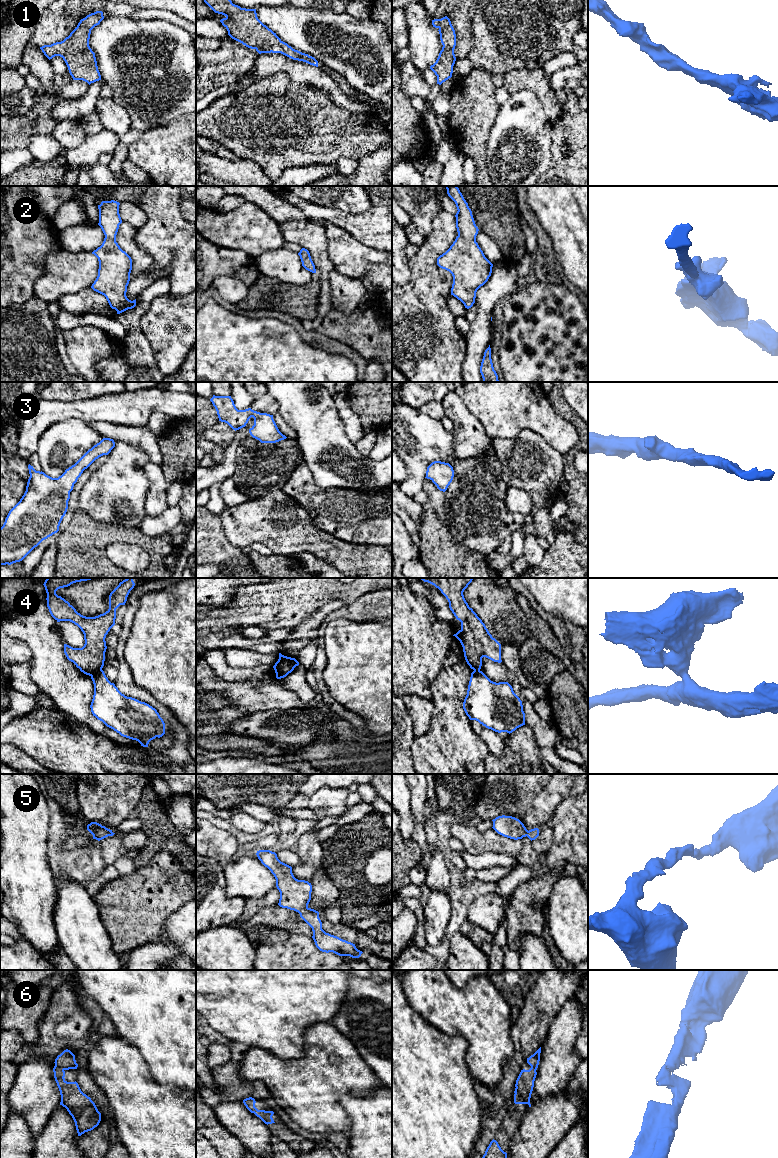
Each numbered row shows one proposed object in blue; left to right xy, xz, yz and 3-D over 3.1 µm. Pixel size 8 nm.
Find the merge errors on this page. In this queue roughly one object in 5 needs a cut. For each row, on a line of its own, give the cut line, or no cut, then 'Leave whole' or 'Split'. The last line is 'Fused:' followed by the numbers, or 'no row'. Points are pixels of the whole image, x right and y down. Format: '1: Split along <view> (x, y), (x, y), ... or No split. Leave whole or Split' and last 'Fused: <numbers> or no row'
1: No split. Leave whole
2: No split. Leave whole
3: No split. Leave whole
4: Split along xy (101, 668), (90, 675). Split
5: No split. Leave whole
6: No split. Leave whole
Fused: 4

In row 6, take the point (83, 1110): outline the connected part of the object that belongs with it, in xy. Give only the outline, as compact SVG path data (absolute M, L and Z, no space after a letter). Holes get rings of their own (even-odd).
M66 1049L57 1056L54 1063L54 1078L61 1095L60 1105L72 1116L78 1136L81 1136L99 1125L101 1113L91 1098L81 1091L76 1081L67 1082L64 1078L66 1070L78 1067L75 1055Z

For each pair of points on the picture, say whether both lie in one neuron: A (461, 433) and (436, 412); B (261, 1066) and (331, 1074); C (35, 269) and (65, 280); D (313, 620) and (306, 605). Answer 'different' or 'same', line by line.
A: different
B: same
C: different
D: different

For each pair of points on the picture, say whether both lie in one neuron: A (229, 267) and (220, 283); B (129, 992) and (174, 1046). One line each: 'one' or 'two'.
A: two
B: one

